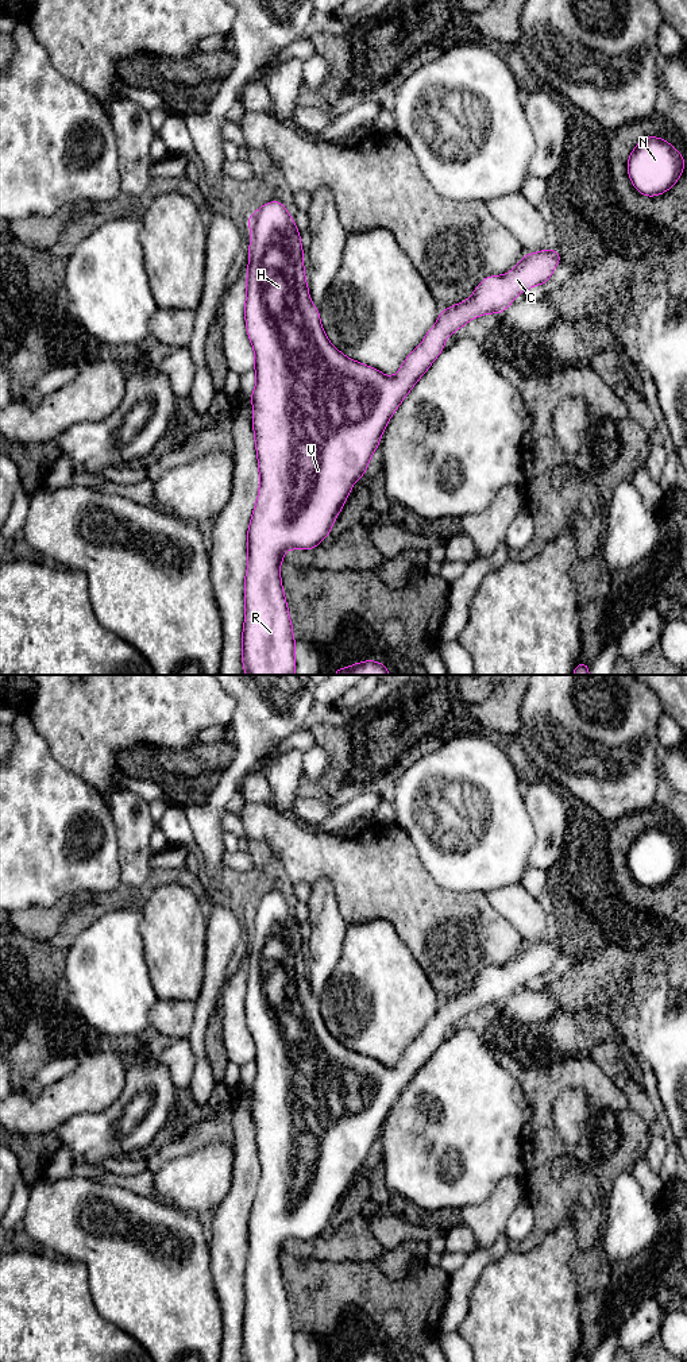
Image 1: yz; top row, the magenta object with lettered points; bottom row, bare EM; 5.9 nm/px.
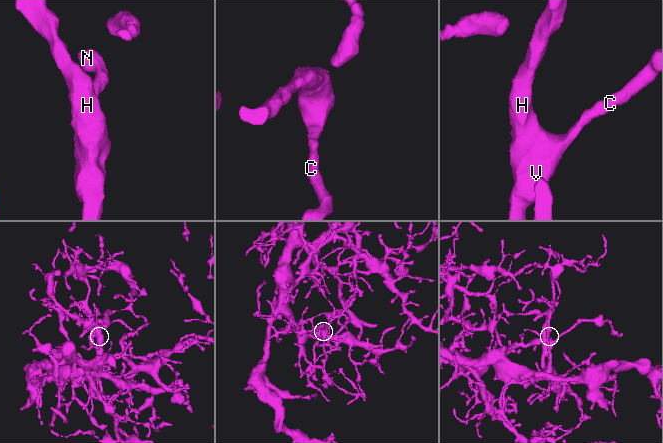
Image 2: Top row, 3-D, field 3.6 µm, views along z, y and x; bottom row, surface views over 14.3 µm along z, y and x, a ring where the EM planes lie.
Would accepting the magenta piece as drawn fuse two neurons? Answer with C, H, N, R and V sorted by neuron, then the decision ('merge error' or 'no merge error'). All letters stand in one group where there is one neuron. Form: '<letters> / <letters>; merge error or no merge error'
C H N R V; no merge error

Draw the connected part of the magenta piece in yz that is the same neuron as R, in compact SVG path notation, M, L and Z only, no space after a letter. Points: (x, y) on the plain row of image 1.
M270 892L248 907L251 933L248 938L248 966L246 969L244 1011L252 1035L256 1065L251 1085L252 1119L259 1160L259 1182L247 1223L247 1263L244 1269L244 1317L242 1351L244 1362L296 1362L293 1317L281 1273L281 1253L287 1241L313 1241L331 1224L354 1174L366 1165L373 1145L393 1104L444 1041L445 1030L467 1012L486 1004L501 1006L513 991L534 976L545 976L559 956L559 939L543 939L524 945L521 953L503 966L486 968L472 987L441 1002L422 1034L404 1052L394 1068L386 1068L374 1058L343 1046L328 1031L320 1003L312 995L305 971L304 939L300 922L281 892Z

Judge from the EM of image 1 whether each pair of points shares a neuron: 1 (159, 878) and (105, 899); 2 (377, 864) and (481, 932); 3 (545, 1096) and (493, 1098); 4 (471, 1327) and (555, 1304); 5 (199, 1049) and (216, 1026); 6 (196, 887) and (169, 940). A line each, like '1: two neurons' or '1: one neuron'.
1: one neuron
2: one neuron
3: two neurons
4: one neuron
5: two neurons
6: two neurons

